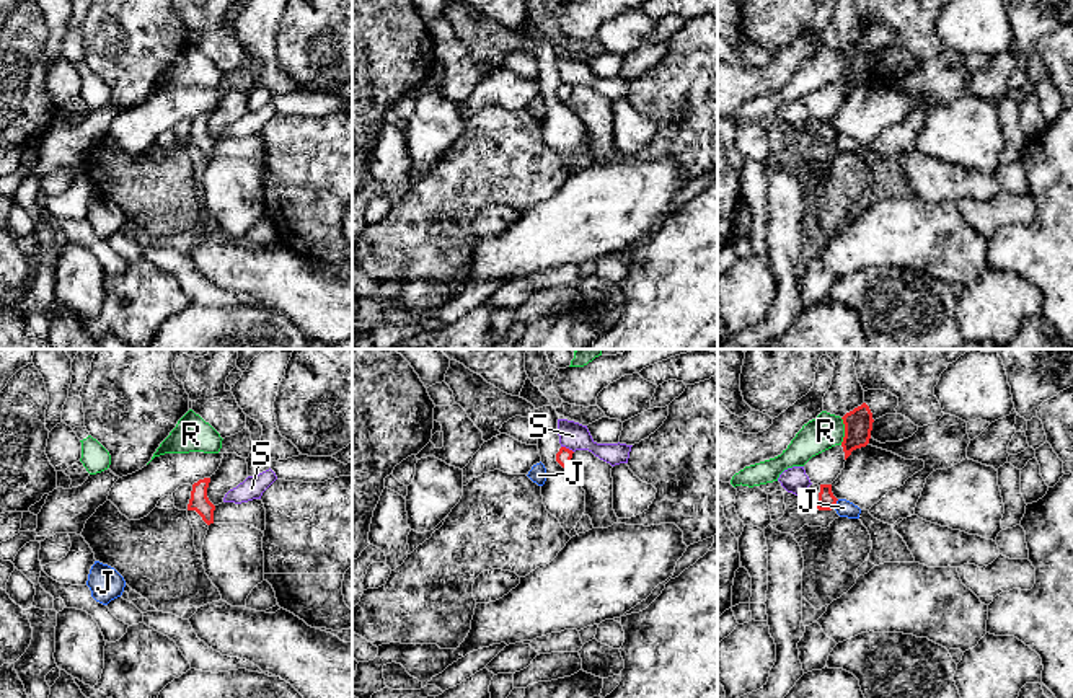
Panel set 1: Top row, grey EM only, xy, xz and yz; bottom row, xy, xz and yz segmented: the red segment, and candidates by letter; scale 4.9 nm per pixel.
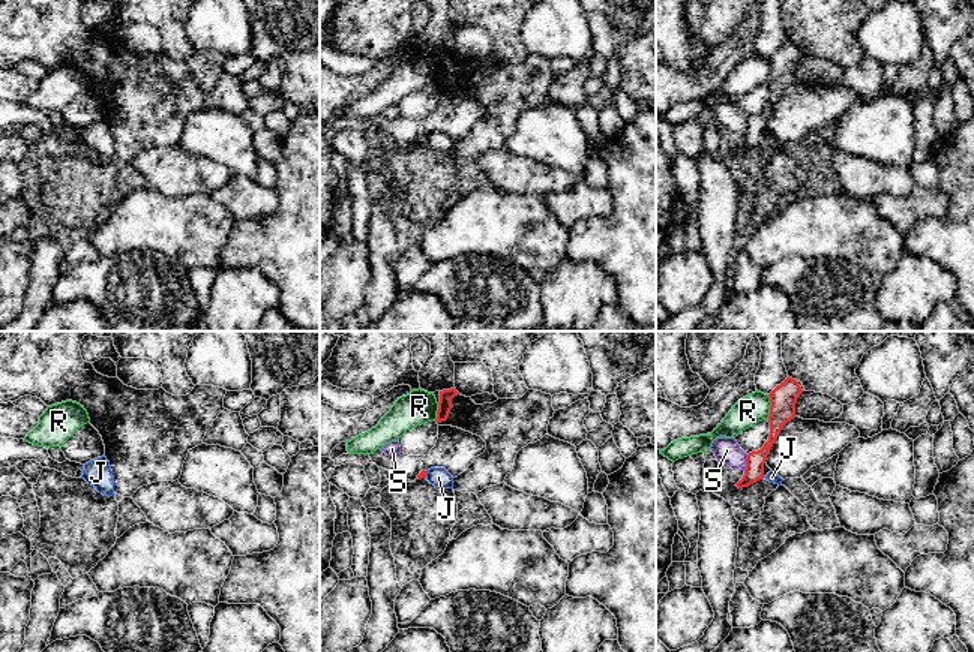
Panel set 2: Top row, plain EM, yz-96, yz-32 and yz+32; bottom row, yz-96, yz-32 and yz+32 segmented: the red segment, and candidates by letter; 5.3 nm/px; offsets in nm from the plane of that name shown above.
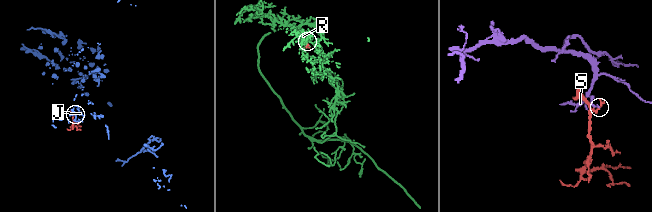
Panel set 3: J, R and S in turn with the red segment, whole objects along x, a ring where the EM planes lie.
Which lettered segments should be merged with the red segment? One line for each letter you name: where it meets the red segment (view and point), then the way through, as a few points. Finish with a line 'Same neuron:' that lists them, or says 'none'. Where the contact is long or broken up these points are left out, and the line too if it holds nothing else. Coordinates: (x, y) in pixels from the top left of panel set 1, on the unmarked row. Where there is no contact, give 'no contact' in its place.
Same neuron: none

